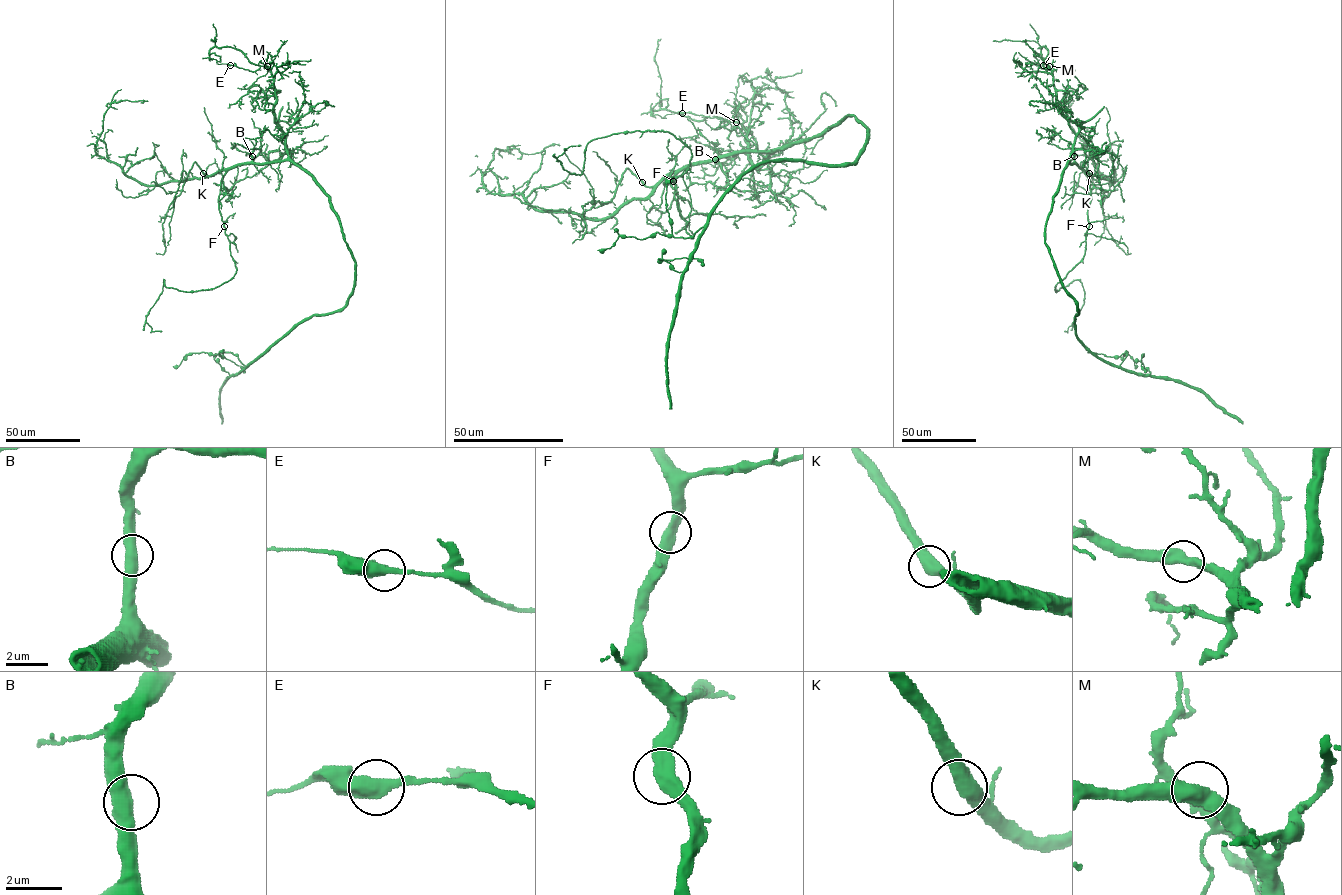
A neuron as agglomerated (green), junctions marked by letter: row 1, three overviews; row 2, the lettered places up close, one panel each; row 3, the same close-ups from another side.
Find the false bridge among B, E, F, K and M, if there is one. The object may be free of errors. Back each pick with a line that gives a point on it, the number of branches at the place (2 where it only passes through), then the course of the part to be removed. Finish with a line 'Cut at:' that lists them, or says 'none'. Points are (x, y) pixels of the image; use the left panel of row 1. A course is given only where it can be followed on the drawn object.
E: at (230, 65); 2 branches meet; foreign part runs (230, 65), (216, 62)
Cut at: E

